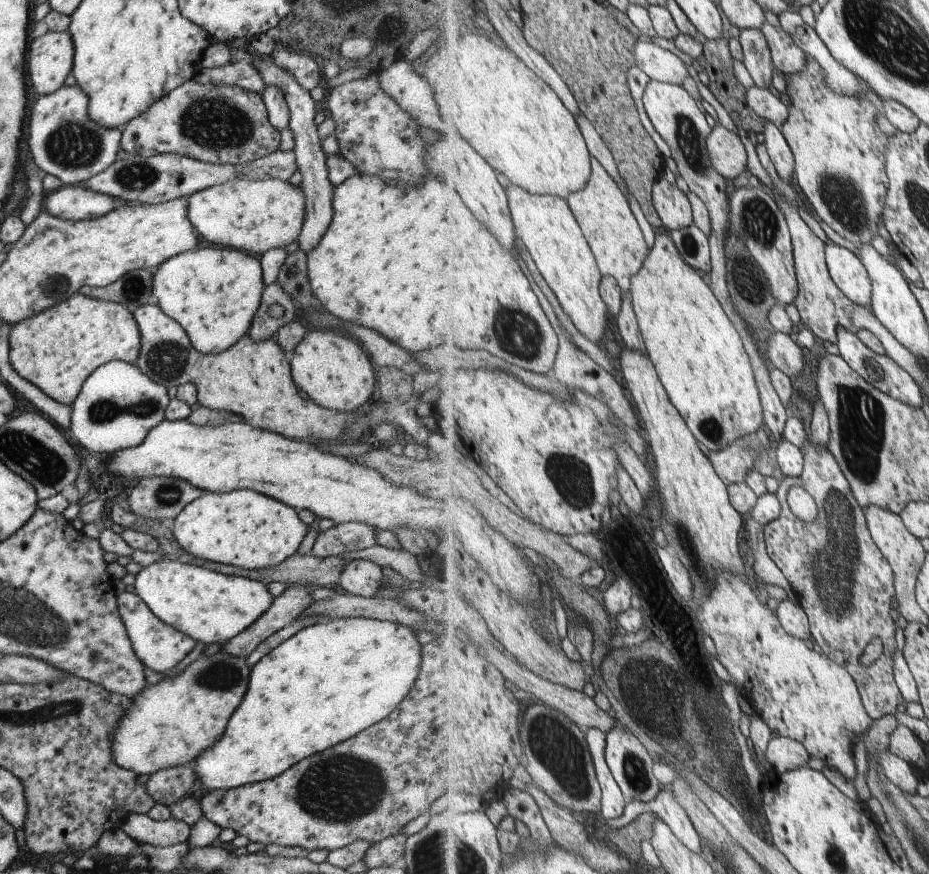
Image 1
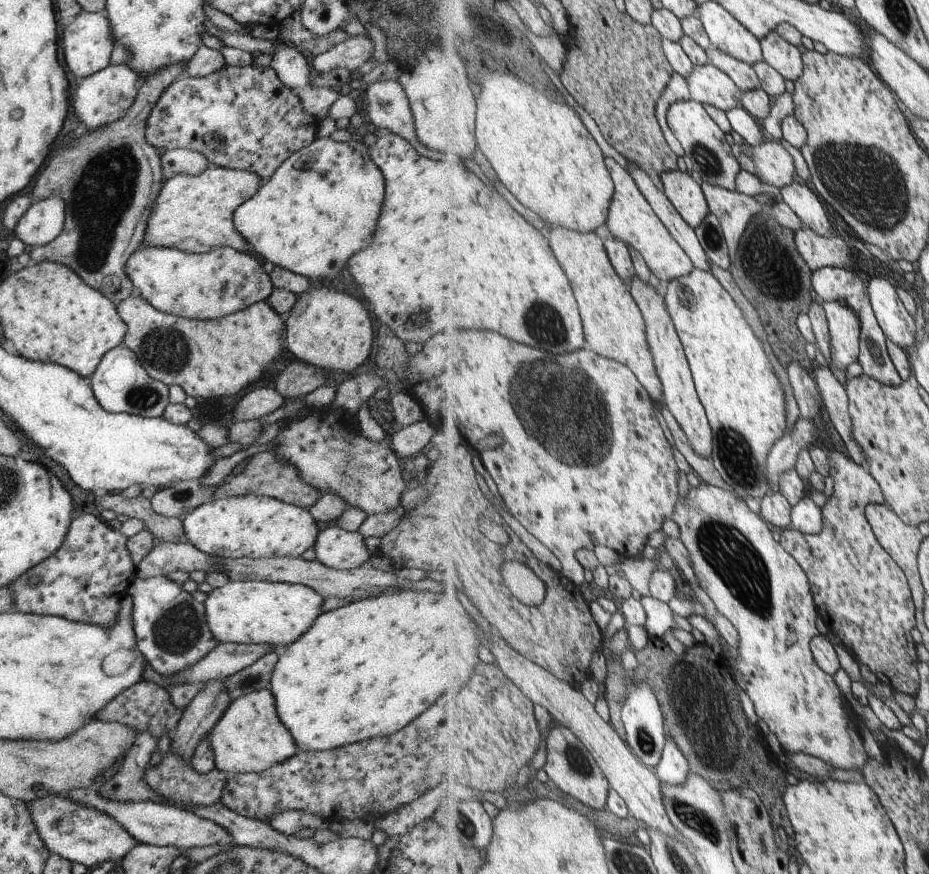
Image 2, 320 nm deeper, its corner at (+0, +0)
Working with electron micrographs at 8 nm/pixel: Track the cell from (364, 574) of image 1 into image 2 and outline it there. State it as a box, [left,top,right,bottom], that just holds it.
[312,525,370,569]

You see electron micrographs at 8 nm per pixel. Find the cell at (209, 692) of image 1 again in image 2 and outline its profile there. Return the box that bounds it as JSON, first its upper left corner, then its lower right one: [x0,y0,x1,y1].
[203,689,299,774]

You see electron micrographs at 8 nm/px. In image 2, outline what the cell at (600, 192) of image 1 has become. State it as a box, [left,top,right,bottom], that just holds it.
[605,157,696,285]

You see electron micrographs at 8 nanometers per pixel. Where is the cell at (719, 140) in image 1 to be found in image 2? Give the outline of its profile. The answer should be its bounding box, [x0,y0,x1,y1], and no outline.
[751,141,799,189]

